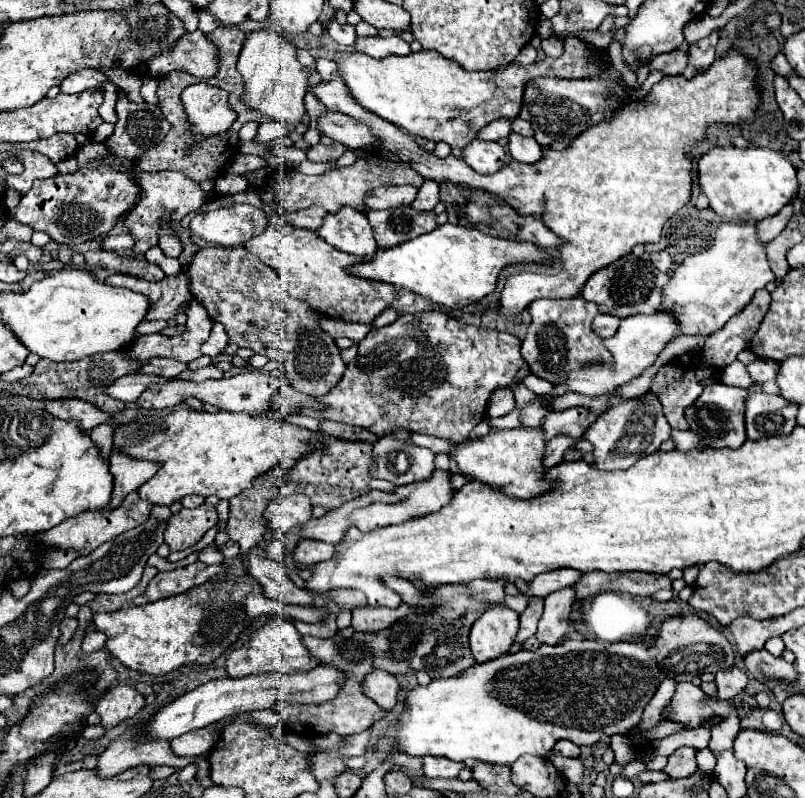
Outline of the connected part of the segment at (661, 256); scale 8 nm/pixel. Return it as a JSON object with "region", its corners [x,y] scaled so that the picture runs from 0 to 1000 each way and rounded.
{"region":[[[829,315],[809,317],[806,322],[809,322],[809,330],[811,330],[819,340],[824,340],[824,342],[829,342],[829,340],[831,340],[831,335],[836,332],[836,327],[834,327],[834,322],[831,322],[831,317],[829,317]]]}

